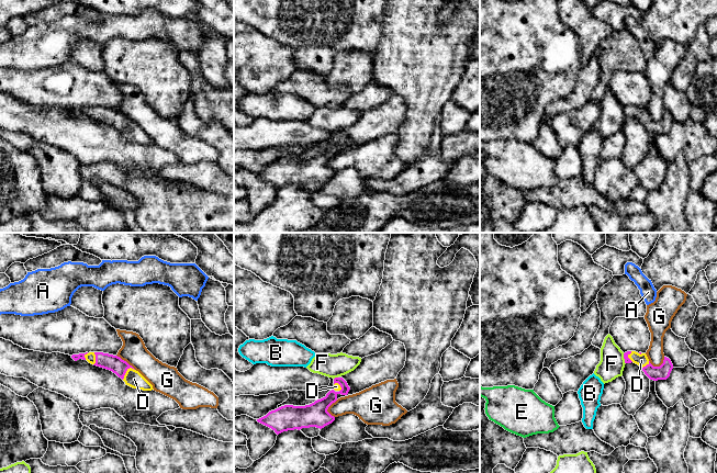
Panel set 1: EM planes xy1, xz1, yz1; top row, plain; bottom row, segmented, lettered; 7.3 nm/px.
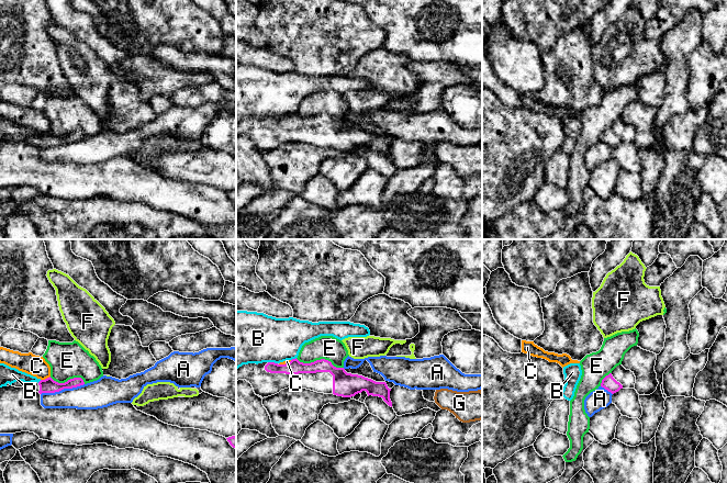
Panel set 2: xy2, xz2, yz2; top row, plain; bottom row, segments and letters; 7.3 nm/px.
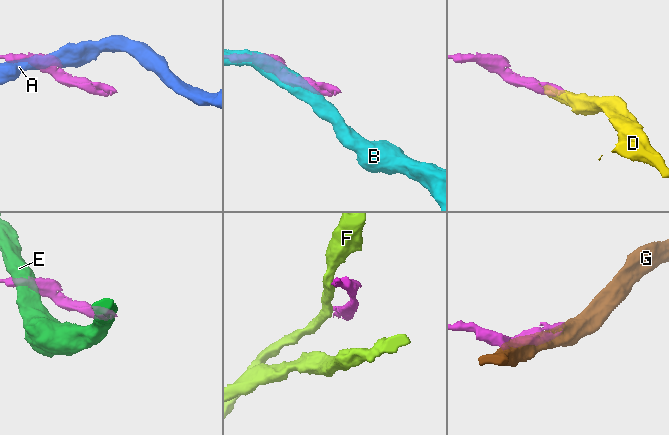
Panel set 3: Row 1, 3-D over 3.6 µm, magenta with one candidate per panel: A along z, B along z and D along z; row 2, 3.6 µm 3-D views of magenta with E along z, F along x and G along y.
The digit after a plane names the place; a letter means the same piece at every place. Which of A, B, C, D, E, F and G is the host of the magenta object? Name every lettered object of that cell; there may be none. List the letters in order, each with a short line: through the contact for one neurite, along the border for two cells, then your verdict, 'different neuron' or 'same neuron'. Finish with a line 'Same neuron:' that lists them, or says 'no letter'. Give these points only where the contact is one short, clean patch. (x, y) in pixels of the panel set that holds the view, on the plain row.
A: different neuron
B: xz2 (268, 115), (277, 118) | different neuron
C: xy2 (49, 130), (41, 134) | different neuron
D: same neuron
E: xz2 (295, 112), (303, 116), (327, 113), (334, 120), (343, 122) | different neuron
F: xz1 (337, 131), (334, 133) | different neuron
G: different neuron
Same neuron: D

